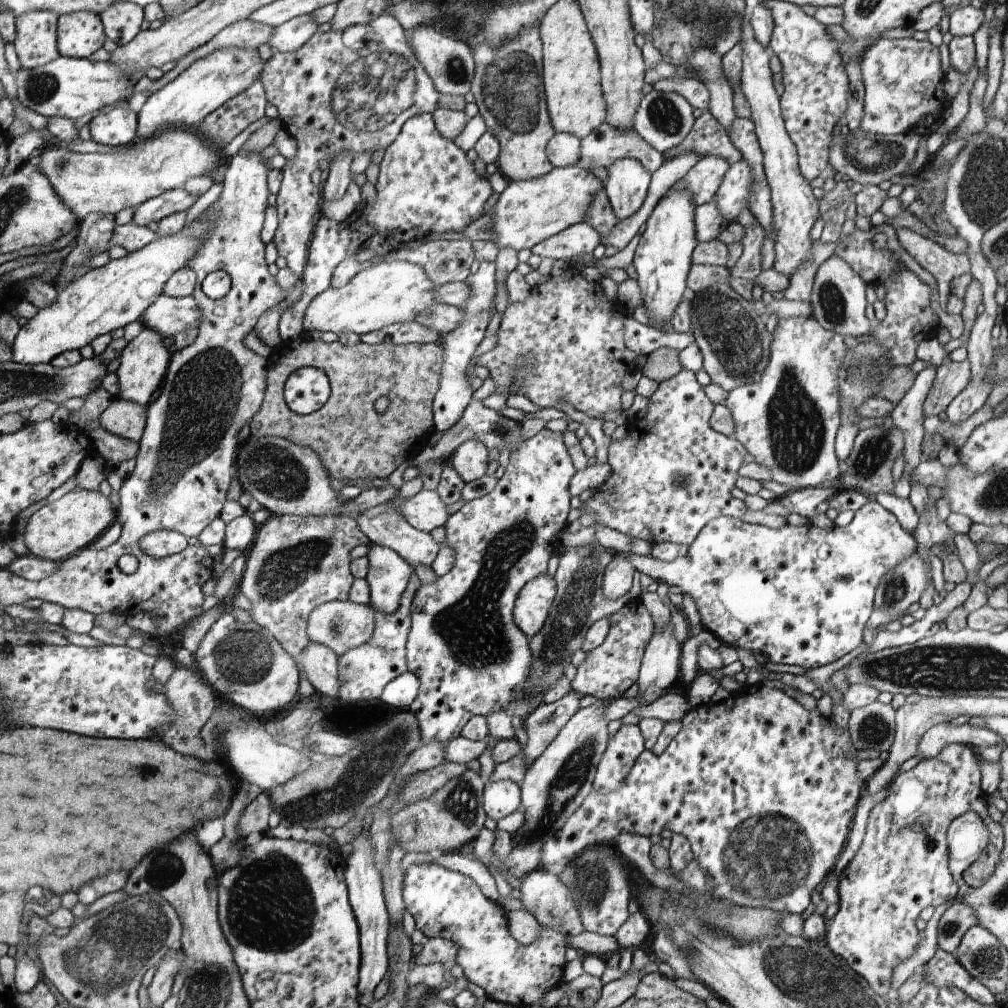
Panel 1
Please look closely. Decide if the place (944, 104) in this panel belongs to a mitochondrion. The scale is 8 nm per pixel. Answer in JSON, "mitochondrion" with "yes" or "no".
{"mitochondrion":"no"}

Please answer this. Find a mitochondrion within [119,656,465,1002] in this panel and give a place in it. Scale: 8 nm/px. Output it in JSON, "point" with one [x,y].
{"point":[278,919]}

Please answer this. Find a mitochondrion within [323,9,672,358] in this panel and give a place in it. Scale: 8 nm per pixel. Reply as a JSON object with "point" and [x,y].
{"point":[372,96]}

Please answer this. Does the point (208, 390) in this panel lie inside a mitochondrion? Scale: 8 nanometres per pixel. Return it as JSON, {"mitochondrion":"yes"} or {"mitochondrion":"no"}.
{"mitochondrion":"yes"}

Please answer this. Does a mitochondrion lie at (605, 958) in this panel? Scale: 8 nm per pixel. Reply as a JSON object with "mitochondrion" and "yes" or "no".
{"mitochondrion":"no"}

